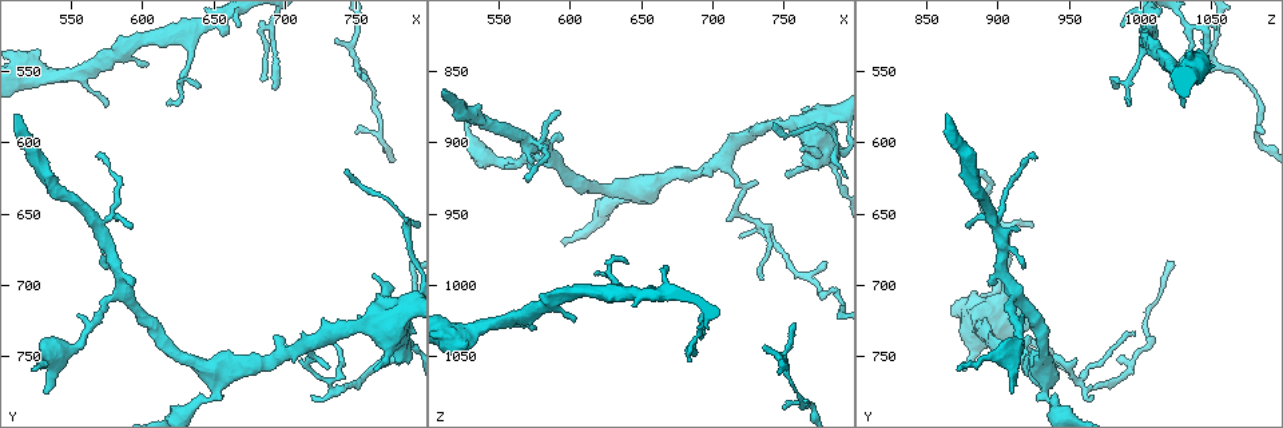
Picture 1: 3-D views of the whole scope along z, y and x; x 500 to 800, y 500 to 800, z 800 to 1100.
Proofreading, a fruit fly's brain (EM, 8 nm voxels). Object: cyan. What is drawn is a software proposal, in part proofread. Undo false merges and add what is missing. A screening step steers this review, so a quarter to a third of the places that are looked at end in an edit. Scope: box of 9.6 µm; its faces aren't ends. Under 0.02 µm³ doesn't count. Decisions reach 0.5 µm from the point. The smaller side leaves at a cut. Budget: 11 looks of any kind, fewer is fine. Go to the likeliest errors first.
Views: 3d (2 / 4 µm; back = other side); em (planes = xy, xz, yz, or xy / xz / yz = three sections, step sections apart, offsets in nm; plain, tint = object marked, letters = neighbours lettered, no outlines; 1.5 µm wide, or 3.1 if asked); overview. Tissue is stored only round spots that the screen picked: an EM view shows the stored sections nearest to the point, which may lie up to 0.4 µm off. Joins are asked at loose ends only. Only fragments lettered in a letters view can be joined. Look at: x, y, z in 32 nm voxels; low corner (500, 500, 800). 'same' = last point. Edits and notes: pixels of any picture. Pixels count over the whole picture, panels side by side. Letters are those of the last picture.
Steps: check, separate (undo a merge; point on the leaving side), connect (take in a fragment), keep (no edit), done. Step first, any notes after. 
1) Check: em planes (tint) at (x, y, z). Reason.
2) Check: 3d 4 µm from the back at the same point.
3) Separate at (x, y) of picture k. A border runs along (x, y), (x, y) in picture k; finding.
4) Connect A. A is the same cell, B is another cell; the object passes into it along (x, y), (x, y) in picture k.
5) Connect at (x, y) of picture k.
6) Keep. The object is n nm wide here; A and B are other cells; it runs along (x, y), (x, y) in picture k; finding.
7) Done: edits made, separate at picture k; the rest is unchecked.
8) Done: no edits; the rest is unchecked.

Check: em planes (letters) at (758, 552, 1026). Thin end.

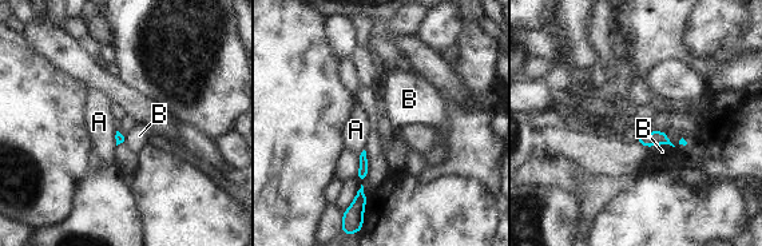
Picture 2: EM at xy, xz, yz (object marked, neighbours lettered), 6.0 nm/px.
Keep. A and B are other cells; a border runs along (673, 146), (653, 145), (647, 147) in picture 2; no lettered fragment goes on from it.

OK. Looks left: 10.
Check: 3d 2 µm at (524, 762, 874). Tapers out.

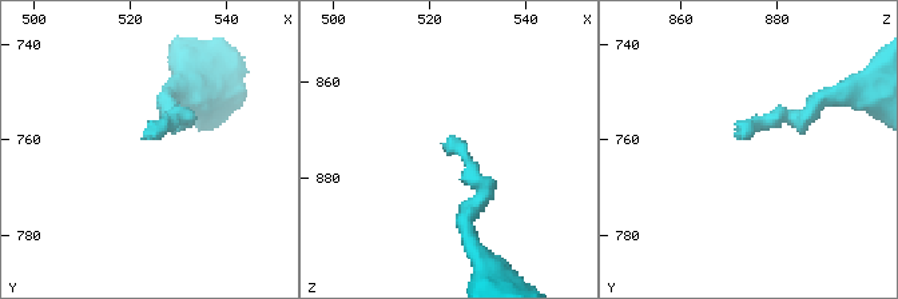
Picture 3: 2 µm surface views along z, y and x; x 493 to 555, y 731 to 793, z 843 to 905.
Check: em planes (plain) at (524, 760, 873).

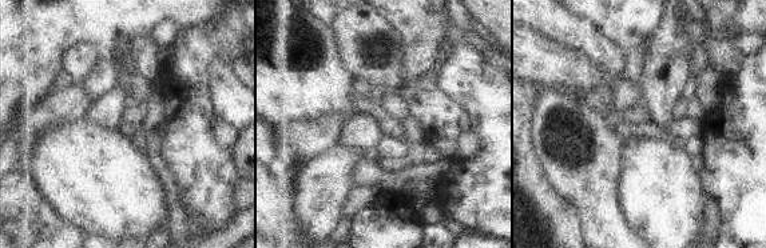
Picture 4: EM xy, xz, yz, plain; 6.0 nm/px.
Check: em planes (letters) at the same point.

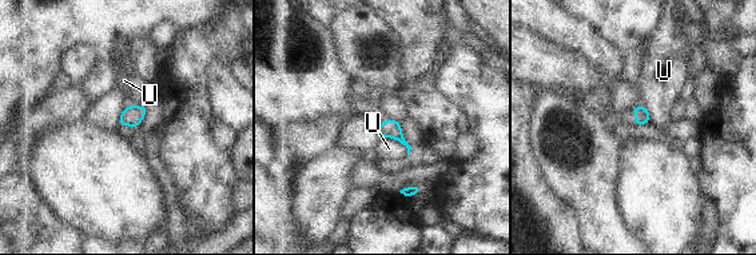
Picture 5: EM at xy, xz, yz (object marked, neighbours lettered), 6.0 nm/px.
Keep. U is another cell; a border runs along (381, 138), (397, 139), (408, 155) in picture 5; none of them fits.

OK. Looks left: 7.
Check: em planes (letters) at (750, 594, 1084). Tapers out.

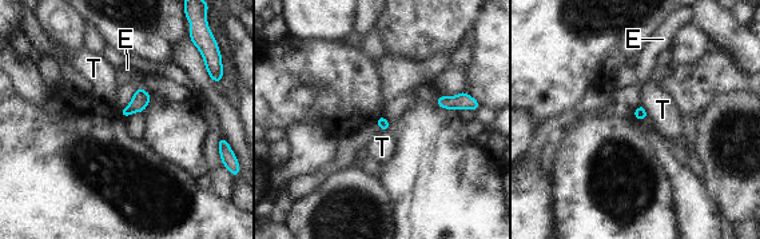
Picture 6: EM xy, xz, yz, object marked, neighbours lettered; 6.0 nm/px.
Keep. The object is 70 nm wide here; E and T are other cells; a border runs along (640, 104), (648, 115) in picture 6; none of them fits.

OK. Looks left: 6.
Check: 3d 4 µm at (530, 552, 1034). Sudden change in width.

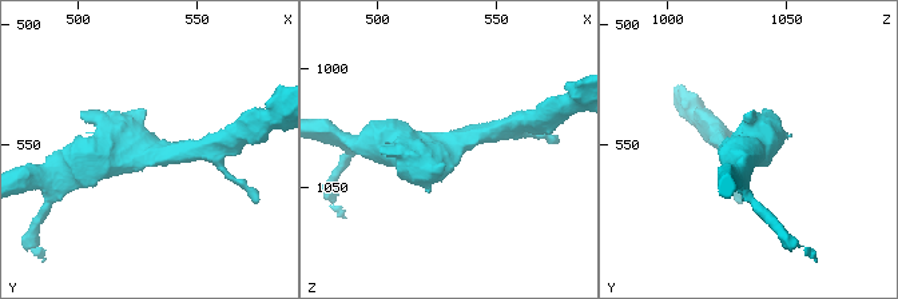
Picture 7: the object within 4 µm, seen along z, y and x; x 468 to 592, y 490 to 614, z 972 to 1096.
Check: em planes (plain) at (529, 553, 1036). The arms are 280, 550 nm wide; now the EM.

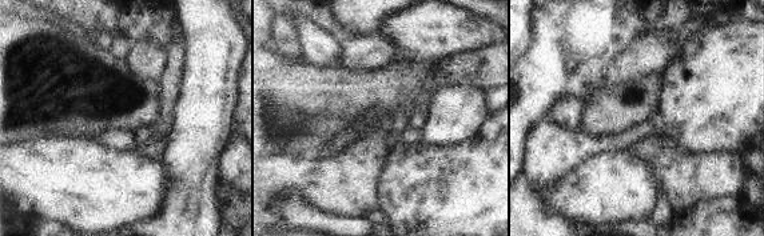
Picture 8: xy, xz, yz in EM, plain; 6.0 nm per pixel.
Check: em planes (letters) at the same point.

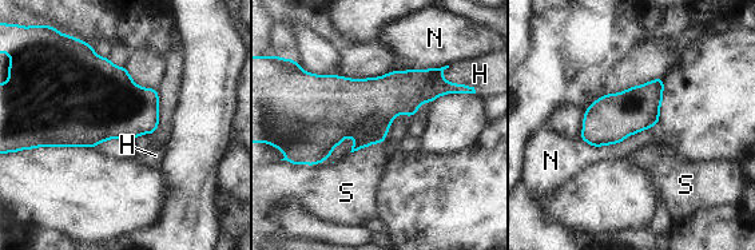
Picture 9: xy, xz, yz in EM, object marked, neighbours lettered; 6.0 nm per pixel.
Keep. H, N and S are other cells; a border runs along (656, 123), (618, 143), (579, 138) in picture 9; all the same neuron.

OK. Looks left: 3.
Done: no edits; the rest is unchecked.

